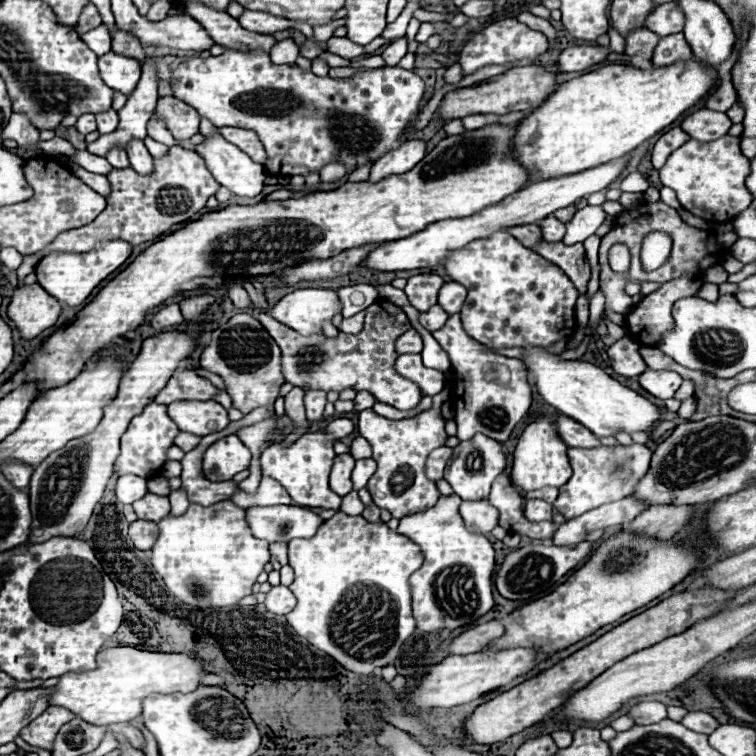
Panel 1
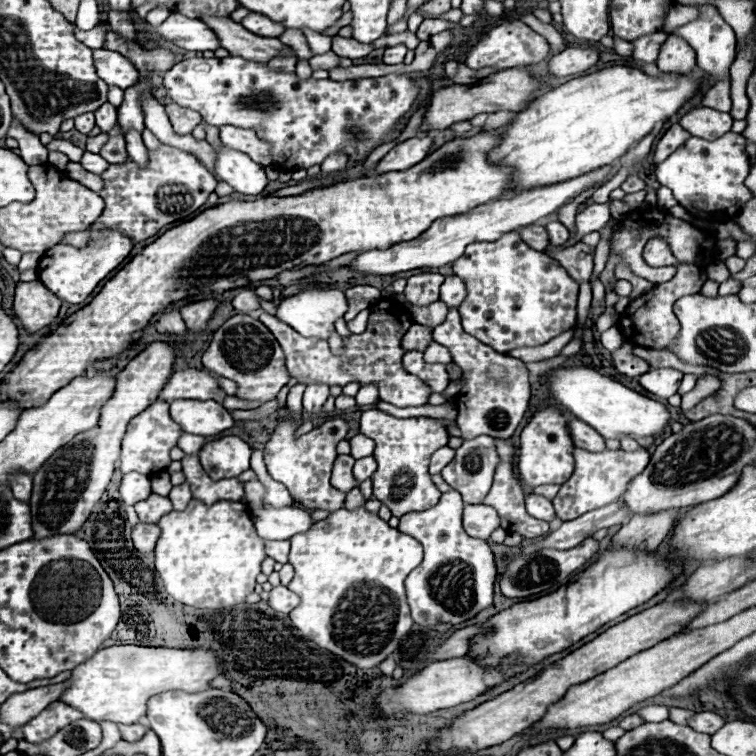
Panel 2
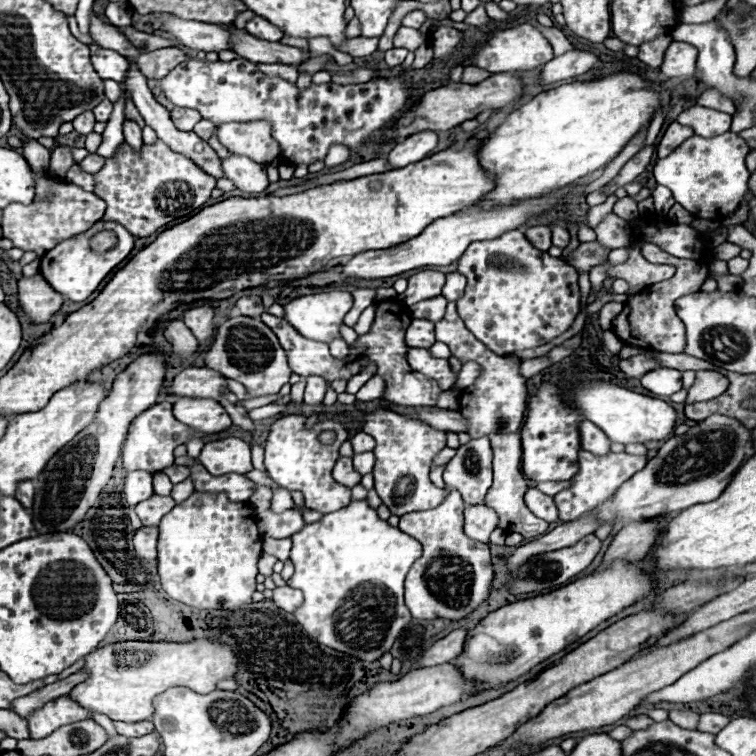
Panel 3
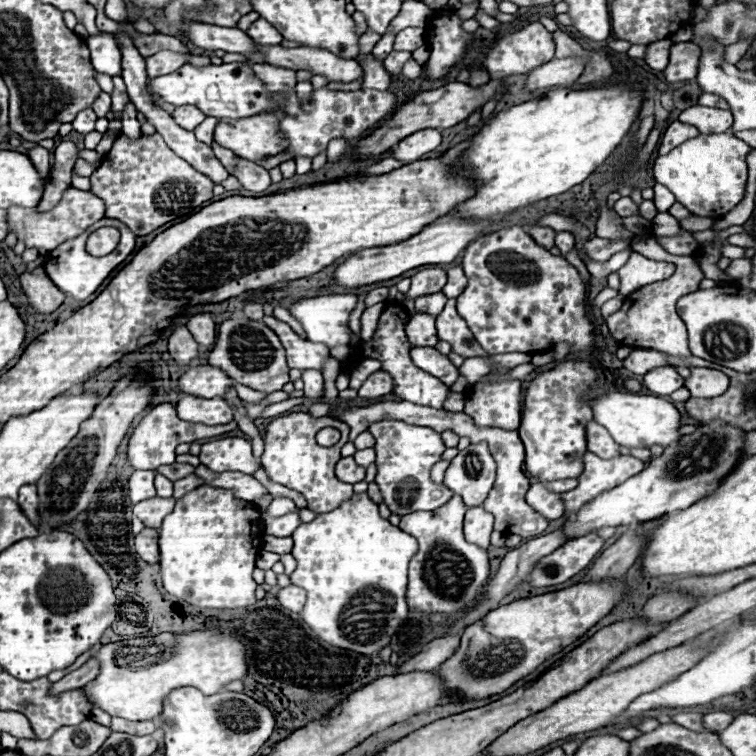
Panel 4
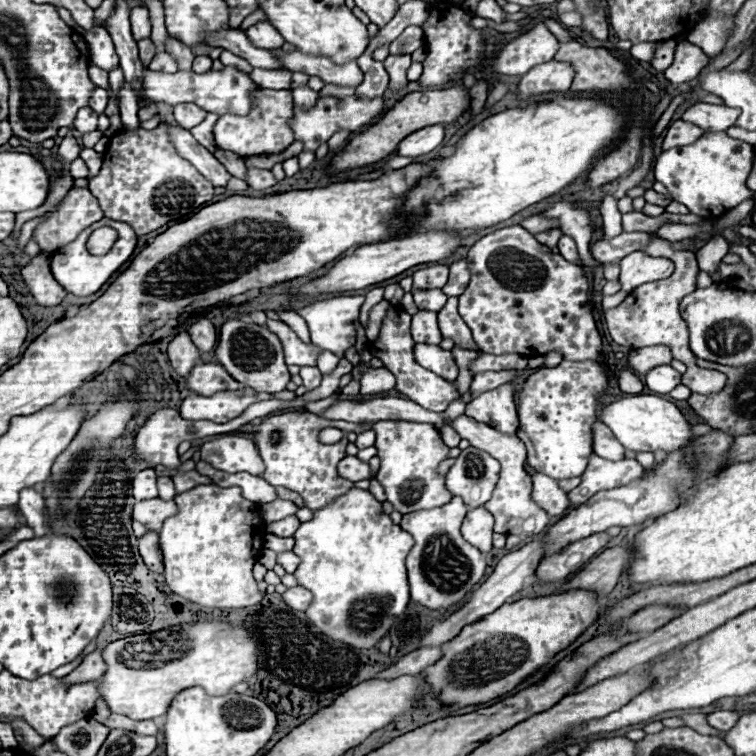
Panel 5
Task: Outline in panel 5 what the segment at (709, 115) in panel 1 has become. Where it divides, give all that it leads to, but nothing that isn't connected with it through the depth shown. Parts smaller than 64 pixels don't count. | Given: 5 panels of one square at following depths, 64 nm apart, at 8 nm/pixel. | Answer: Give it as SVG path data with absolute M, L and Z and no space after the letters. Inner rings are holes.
M694 104L682 114L684 122L690 122L704 132L722 132L736 124L738 110L726 108L726 106L714 106L714 104Z

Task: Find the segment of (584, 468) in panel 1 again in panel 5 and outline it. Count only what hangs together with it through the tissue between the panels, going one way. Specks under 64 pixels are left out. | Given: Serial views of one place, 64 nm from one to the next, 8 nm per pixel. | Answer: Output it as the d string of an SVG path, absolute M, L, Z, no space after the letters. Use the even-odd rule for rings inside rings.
M596 454L588 458L588 468L582 474L582 482L578 488L568 492L570 504L578 506L590 500L600 490L612 490L622 484L628 484L636 478L644 476L644 468L634 458L622 458L622 460L604 460Z

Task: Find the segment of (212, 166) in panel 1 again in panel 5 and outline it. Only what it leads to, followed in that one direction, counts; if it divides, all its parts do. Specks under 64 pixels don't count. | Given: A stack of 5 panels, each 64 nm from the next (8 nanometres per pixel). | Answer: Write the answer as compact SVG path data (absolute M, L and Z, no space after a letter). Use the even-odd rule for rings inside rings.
M246 168L244 182L248 184L248 188L254 188L254 190L264 190L264 188L270 188L276 184L272 172L262 170L262 168Z

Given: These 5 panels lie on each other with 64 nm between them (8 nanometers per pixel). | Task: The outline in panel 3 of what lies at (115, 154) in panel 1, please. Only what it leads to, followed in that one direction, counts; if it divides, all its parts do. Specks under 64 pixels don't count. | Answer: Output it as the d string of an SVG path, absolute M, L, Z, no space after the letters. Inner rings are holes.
M122 92L122 96L120 96L120 100L114 102L112 118L110 118L110 122L106 124L106 130L102 132L104 140L102 140L100 148L98 148L98 154L104 156L104 158L110 158L110 156L118 150L118 146L124 142L124 136L122 136L124 112L122 112L122 108L124 108L124 92Z

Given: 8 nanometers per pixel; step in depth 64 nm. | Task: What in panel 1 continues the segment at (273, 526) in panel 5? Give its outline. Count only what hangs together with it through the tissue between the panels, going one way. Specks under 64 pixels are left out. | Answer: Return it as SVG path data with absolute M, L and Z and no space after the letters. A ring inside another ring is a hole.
M252 506L246 510L246 522L256 538L290 542L294 538L314 536L324 520L300 506Z

